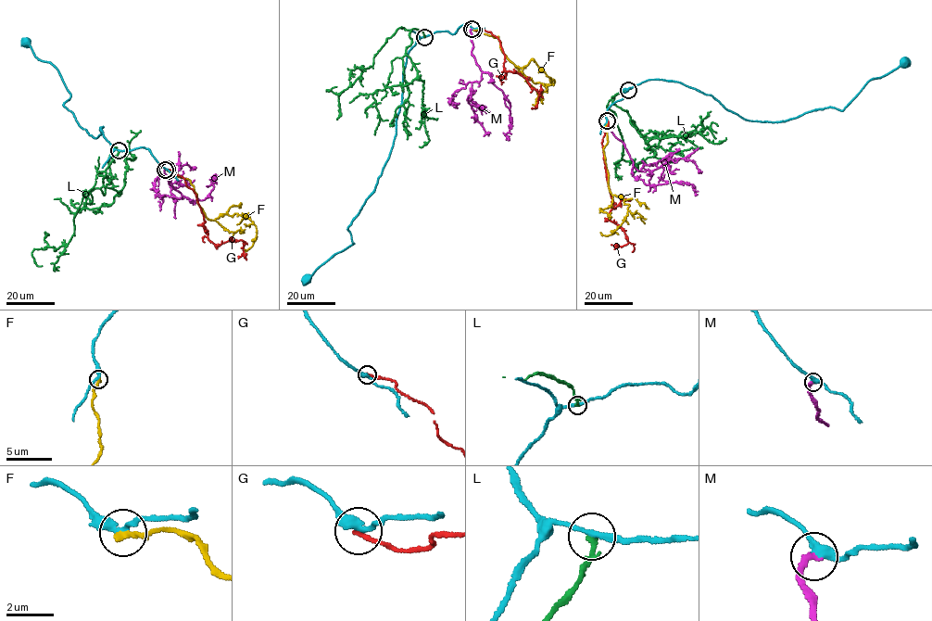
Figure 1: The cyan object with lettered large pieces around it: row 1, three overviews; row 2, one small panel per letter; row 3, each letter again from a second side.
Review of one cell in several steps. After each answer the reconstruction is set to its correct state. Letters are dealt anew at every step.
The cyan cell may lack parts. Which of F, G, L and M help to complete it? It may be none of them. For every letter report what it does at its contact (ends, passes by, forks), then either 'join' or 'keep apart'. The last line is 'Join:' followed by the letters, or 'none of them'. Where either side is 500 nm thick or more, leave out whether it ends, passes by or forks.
F: it ends; keep apart
G: it ends; keep apart
L: it ends; keep apart
M: it ends; join
Join: M

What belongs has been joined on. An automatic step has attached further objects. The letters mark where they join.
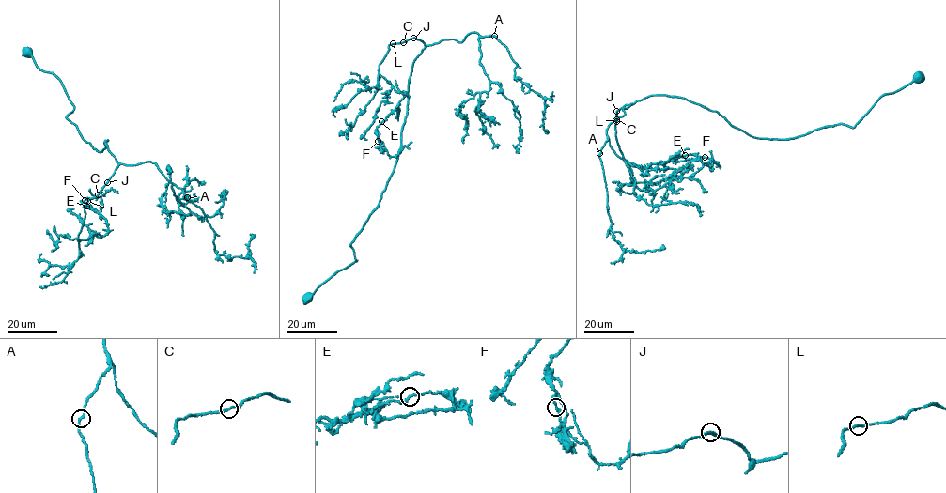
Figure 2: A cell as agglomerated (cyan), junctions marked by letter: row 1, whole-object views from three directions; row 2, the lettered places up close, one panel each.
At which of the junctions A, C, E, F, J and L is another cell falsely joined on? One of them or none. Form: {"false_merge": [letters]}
{"false_merge": []}

